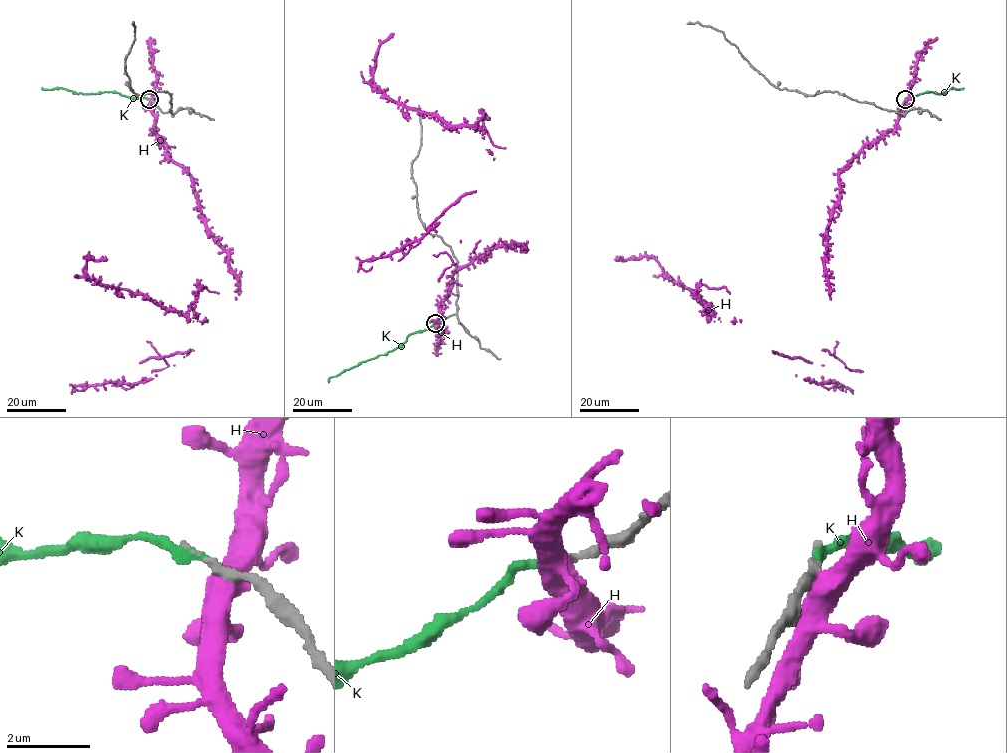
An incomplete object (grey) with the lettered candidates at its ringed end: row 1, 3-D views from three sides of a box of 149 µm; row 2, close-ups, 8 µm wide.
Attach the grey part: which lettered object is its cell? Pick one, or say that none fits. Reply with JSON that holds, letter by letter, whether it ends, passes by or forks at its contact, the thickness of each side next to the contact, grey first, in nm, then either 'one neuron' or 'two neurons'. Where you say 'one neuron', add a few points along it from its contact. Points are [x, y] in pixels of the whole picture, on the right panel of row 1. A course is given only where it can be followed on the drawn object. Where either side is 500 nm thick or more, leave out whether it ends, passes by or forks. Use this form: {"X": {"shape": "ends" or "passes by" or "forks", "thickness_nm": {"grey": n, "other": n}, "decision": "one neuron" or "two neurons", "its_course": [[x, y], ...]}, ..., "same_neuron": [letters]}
{"H": {"thickness_nm": {"grey": 240, "other": 500}, "decision": "two neurons"}, "K": {"shape": "ends", "thickness_nm": {"grey": 200, "other": 240}, "decision": "two neurons"}, "same_neuron": []}

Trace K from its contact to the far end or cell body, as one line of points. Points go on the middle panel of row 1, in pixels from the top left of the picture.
K: (435, 323), (411, 333), (405, 341), (384, 355), (331, 377), (329, 382)

